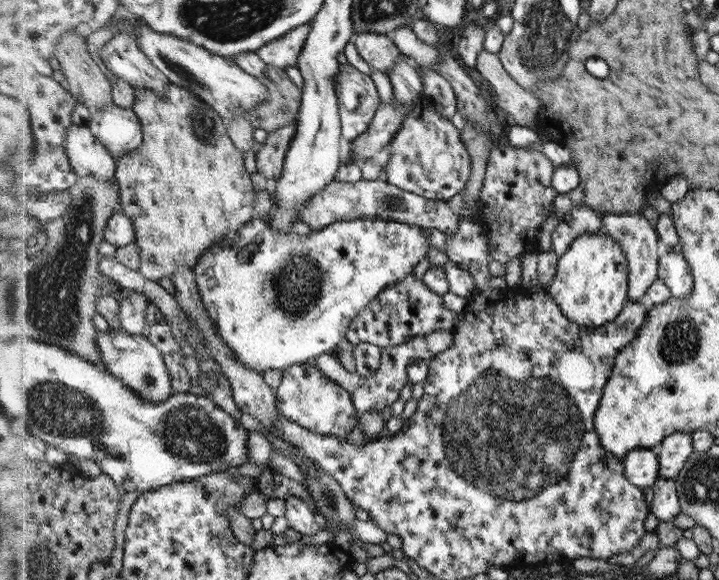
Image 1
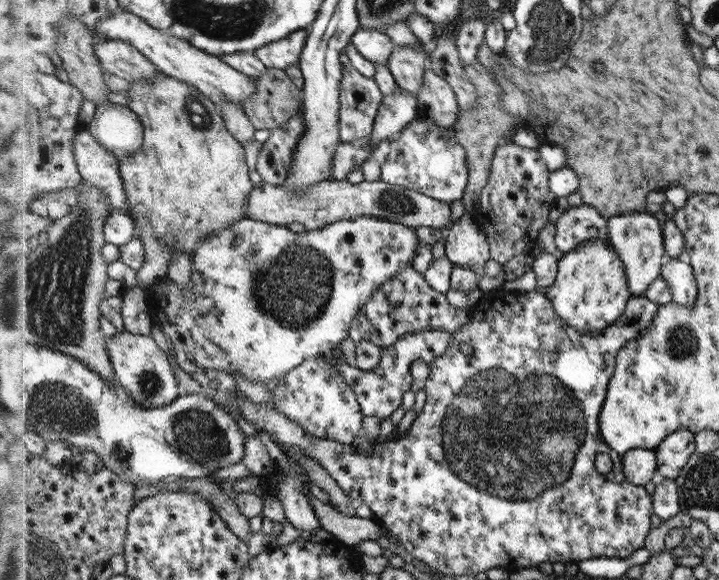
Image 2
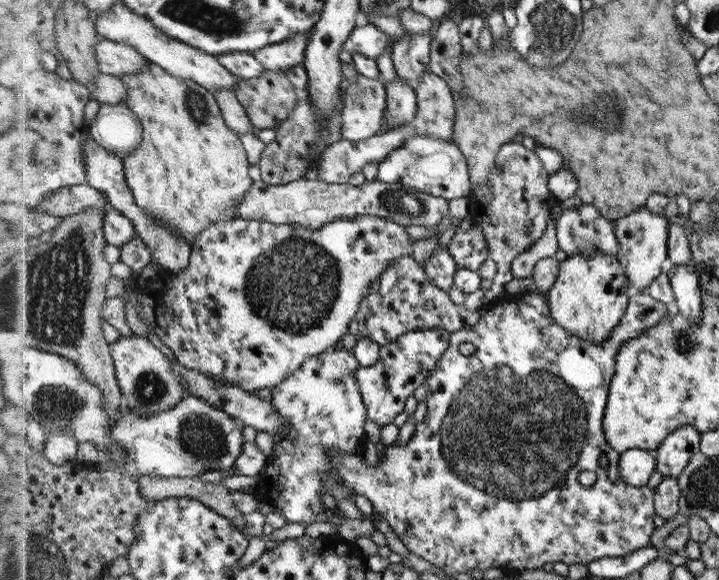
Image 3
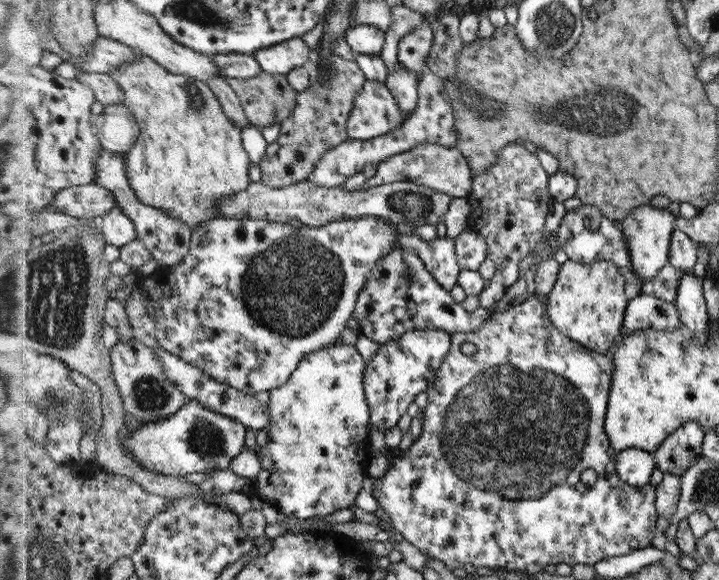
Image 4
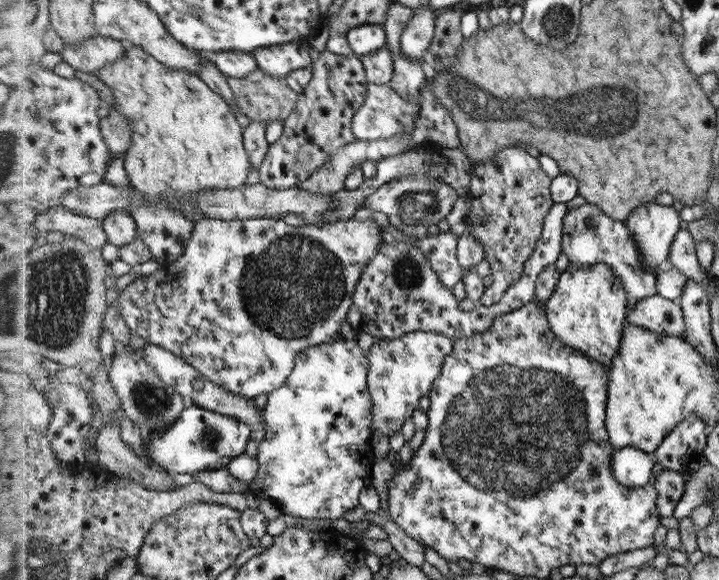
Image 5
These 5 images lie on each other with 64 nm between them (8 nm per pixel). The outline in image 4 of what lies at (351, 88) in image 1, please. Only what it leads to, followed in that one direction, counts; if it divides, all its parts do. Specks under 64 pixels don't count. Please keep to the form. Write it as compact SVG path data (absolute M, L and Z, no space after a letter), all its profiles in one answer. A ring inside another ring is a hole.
M366 80L354 98L348 122L349 138L370 140L396 130L409 118L402 113L394 94L385 83Z

